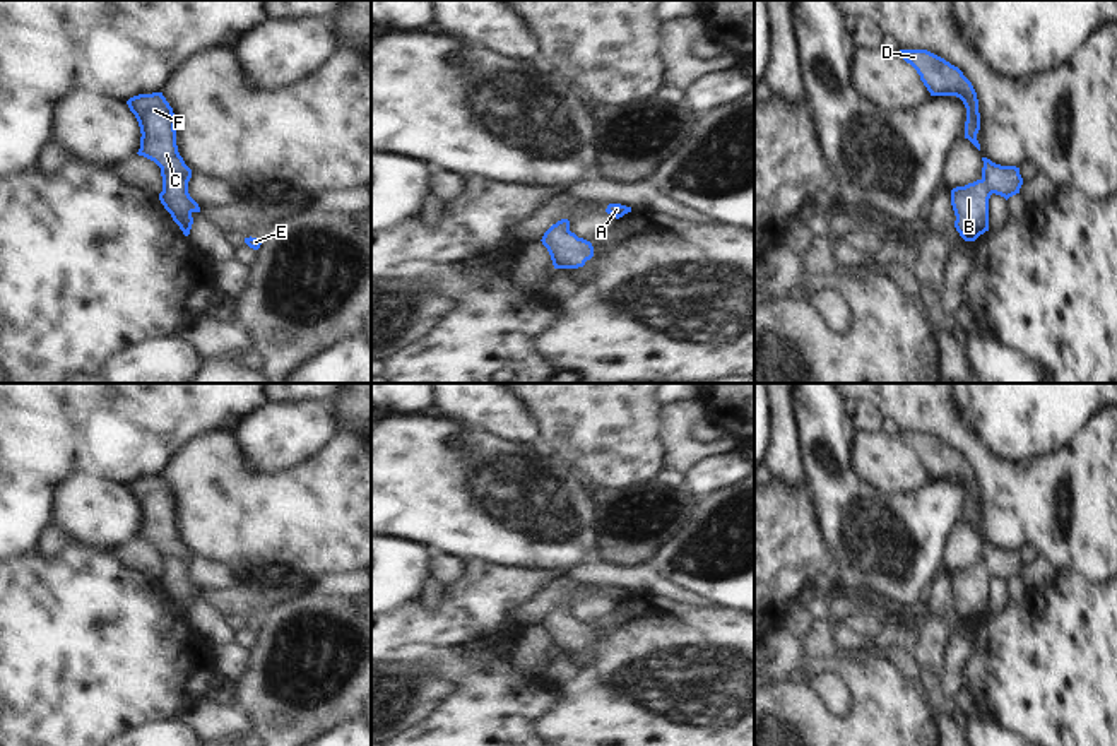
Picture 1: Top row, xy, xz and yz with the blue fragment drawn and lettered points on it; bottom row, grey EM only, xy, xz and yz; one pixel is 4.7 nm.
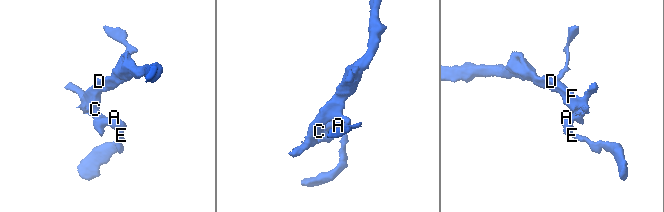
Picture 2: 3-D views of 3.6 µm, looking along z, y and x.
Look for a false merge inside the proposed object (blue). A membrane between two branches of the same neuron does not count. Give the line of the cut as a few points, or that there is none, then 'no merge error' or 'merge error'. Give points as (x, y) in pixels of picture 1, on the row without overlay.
no cut; no merge error

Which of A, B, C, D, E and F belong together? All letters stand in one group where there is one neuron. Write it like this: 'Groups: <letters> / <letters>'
Groups: A B C D E F.

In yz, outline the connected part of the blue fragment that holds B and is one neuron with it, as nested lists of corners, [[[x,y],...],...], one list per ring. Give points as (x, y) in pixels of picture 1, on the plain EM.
[[[982,541],[982,561],[951,573],[951,589],[956,599],[954,611],[965,625],[975,625],[989,614],[989,582],[992,577],[1006,583],[1023,568],[1019,551],[1001,549]]]

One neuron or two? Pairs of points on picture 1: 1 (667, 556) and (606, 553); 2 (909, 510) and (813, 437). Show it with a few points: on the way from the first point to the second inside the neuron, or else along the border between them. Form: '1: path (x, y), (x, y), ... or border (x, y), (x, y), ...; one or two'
1: path (652, 551), (621, 551); one
2: path (881, 502), (869, 502), (842, 474), (835, 455); one

